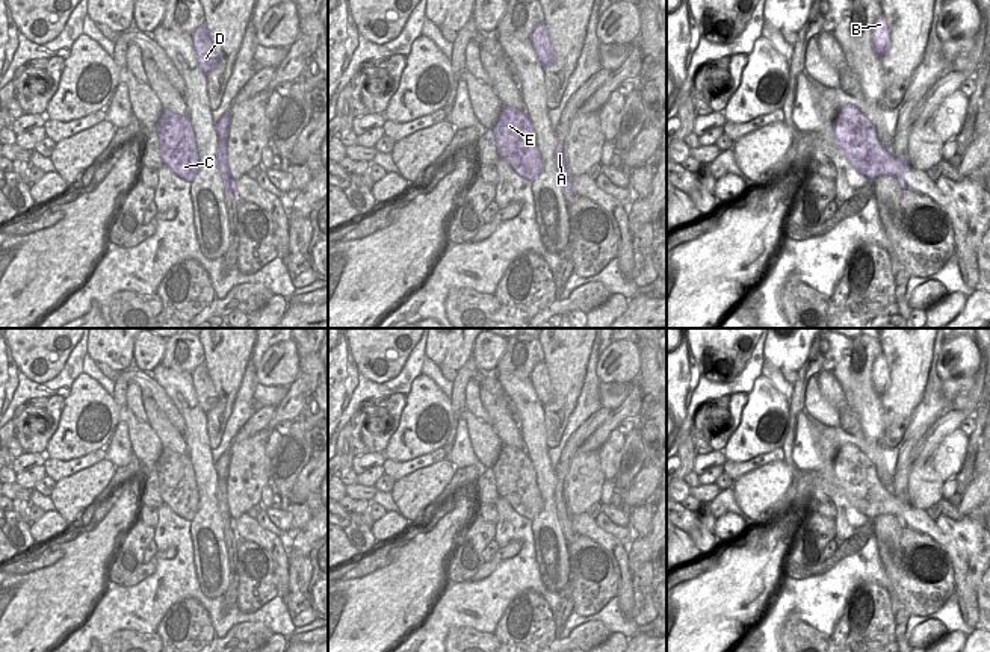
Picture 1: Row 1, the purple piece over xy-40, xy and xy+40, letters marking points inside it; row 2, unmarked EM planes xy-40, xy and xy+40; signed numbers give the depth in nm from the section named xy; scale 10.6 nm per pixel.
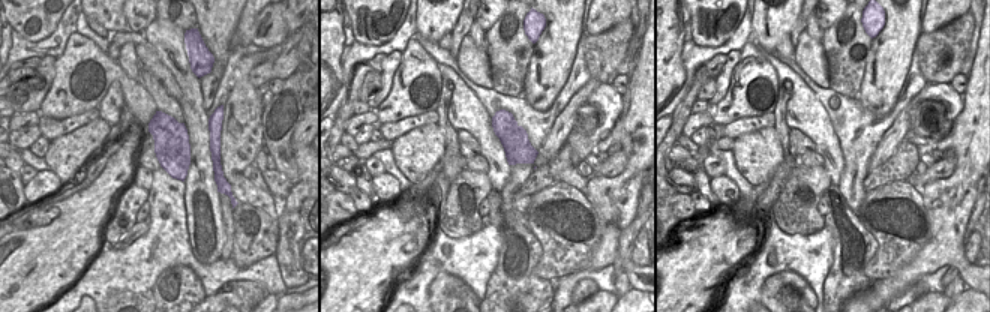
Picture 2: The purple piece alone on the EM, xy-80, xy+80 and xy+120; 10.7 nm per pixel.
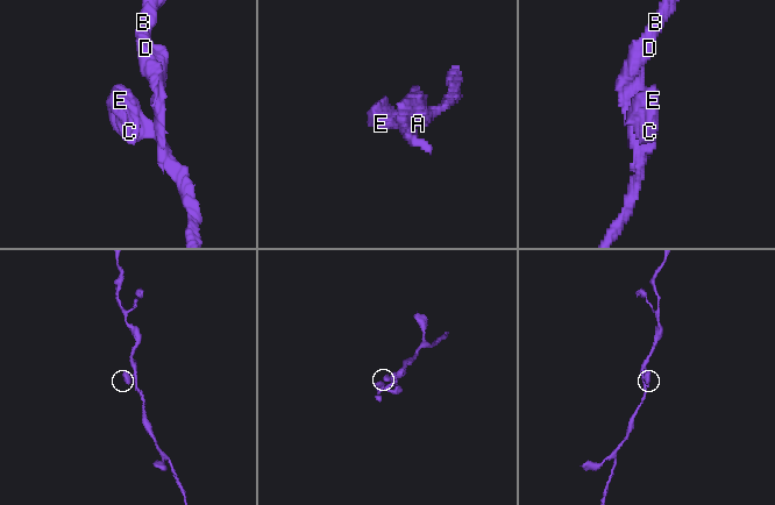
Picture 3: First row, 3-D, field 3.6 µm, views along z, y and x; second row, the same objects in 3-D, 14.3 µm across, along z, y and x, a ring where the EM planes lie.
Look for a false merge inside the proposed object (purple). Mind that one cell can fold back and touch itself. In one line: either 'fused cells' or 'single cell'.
fused cells

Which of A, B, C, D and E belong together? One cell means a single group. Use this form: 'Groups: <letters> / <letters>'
Groups: A B D / C E.

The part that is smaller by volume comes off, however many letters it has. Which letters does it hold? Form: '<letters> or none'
C, E

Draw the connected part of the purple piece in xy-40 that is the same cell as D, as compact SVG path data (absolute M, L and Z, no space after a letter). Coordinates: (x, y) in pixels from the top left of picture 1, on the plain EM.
M204 365L192 372L192 383L196 392L198 404L204 413L210 411L218 404L218 393Z

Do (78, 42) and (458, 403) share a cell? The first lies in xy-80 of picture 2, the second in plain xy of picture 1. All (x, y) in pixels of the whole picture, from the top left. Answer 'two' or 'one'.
two

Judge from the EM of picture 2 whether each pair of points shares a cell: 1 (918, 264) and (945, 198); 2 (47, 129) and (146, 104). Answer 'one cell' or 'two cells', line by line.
1: one cell
2: two cells

